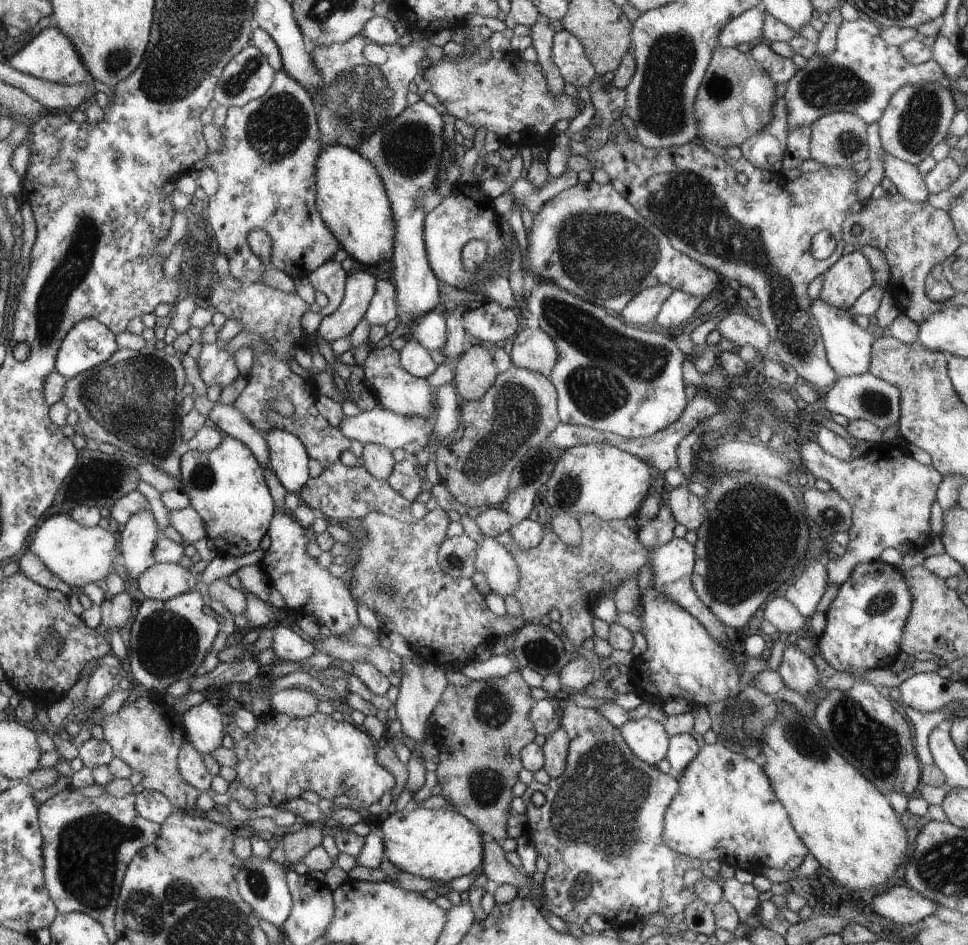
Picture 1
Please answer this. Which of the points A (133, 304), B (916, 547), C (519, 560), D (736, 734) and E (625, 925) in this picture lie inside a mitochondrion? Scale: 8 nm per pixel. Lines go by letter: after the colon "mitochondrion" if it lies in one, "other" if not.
A: other
B: other
C: other
D: mitochondrion
E: other

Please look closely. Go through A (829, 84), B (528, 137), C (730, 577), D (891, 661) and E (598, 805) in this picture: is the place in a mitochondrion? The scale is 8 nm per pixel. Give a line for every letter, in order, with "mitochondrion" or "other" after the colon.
A: mitochondrion
B: other
C: mitochondrion
D: other
E: mitochondrion

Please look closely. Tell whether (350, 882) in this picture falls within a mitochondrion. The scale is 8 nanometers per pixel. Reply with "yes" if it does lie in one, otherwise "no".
no

